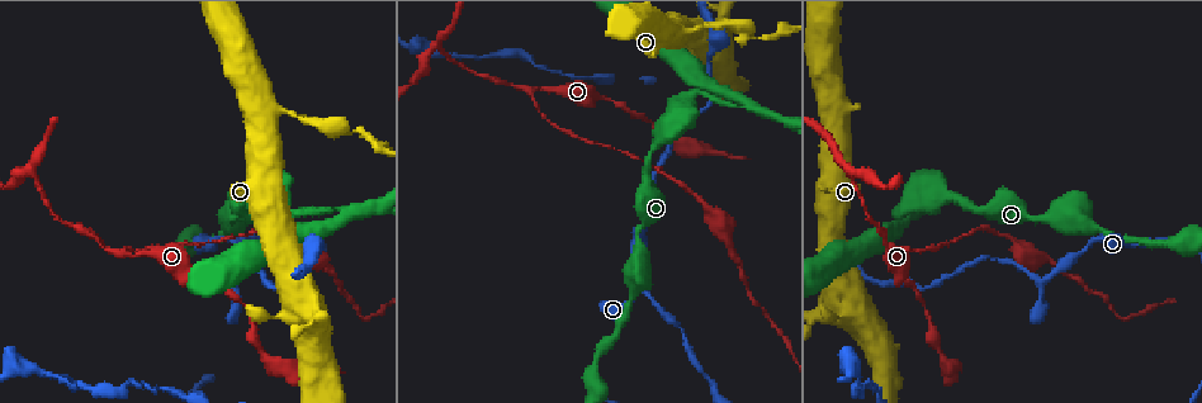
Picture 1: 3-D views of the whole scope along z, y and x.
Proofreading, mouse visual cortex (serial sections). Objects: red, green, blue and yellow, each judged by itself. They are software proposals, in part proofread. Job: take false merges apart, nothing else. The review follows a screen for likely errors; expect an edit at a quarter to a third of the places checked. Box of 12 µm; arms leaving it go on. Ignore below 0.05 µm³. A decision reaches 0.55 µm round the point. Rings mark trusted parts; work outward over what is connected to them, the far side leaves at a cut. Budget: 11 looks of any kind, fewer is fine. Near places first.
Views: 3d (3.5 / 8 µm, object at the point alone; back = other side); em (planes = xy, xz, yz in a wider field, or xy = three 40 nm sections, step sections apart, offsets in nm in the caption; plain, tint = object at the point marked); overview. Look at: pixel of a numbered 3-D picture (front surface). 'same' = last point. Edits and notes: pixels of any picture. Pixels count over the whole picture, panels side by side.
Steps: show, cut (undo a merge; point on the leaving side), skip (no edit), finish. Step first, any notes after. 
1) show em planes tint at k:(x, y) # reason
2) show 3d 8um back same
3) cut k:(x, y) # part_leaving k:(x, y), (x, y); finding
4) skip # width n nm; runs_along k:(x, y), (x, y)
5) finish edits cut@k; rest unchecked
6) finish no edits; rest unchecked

show 3d 3.5um at 1:(617, 102) # calibre changes

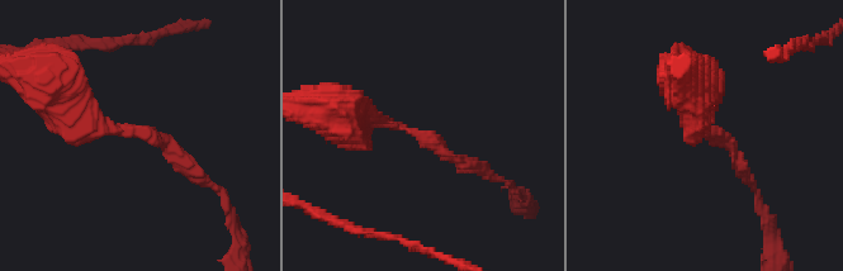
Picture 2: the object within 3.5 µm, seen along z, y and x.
show em planes tint at 2:(417, 132) # need the tissue

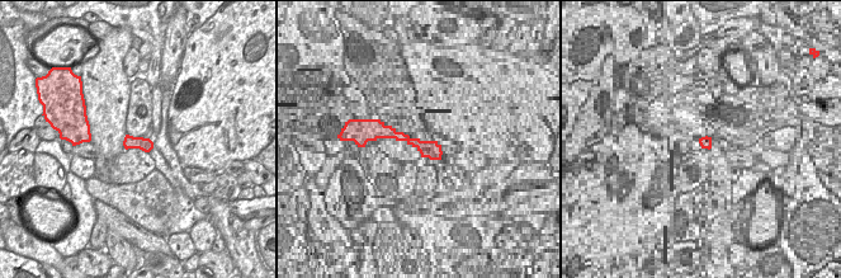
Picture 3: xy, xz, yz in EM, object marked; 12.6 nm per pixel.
skip # runs_along 2:(66, 101), (85, 128), (159, 136), (194, 171); one cell here

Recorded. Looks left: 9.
show 3d 3.5um at 1:(531, 92) # branch point

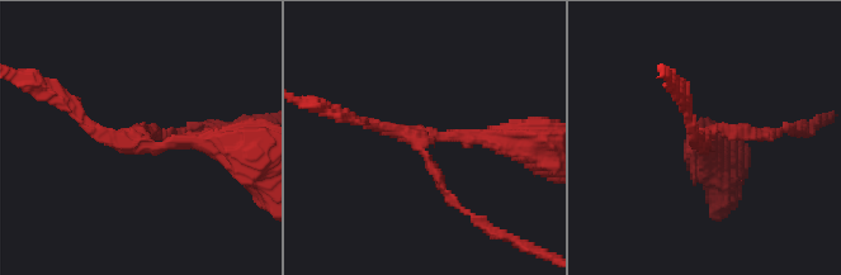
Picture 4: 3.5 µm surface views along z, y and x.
show em xy step 5 tint at 4:(421, 138)

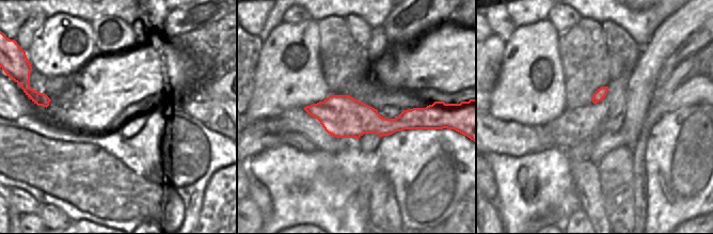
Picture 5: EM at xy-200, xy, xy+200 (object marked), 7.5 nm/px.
skip # all the same cell

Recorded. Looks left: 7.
show 3d 3.5um at 1:(681, 31) # a narrow waist

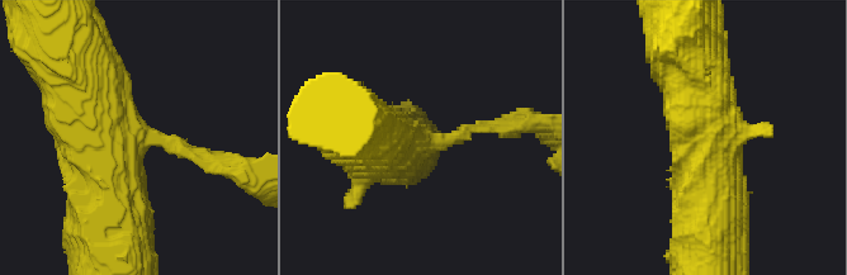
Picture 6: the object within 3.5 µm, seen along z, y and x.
show em xy step 3 tint at 6:(425, 142) # shape alone is not enough

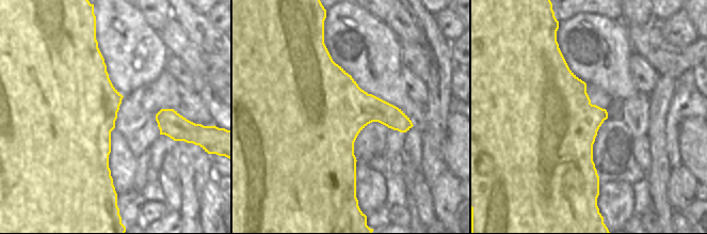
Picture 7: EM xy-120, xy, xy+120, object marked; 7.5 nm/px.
skip # runs_along 6:(109, 240), (113, 151), (75, 76); all the same cell

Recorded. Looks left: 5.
show 3d 8um at 1:(355, 130) # narrows sharply

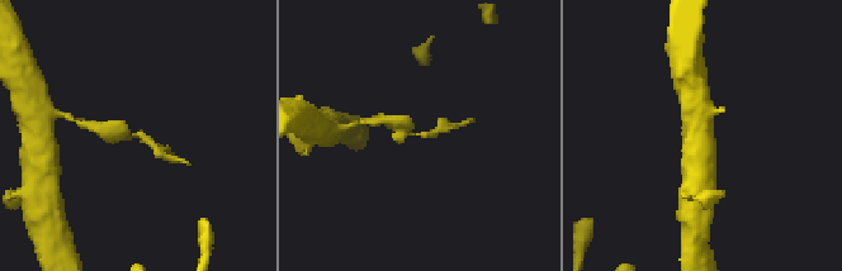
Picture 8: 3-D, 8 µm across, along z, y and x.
show 3d 3.5um at 8:(135, 137)

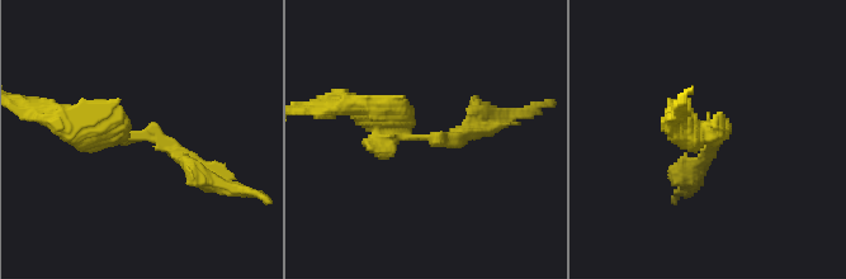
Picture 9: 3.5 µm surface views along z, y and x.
show em xy step 1 tint at 9:(143, 136) # arm_widths 200, 350 nm

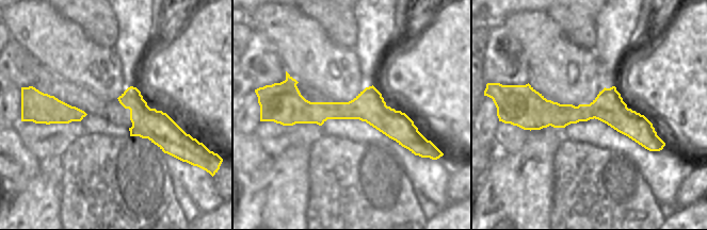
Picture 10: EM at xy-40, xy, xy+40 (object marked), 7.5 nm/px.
cut 9:(469, 133) # part_leaving 9:(422, 136), (450, 140), (524, 110); two cells meet here

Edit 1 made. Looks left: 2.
finish edits cut@9; rest unchecked

